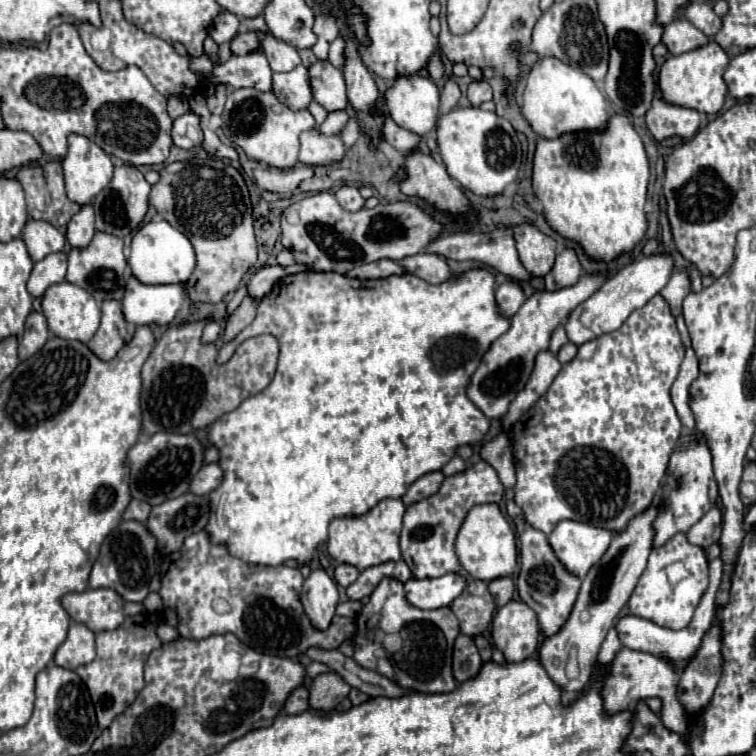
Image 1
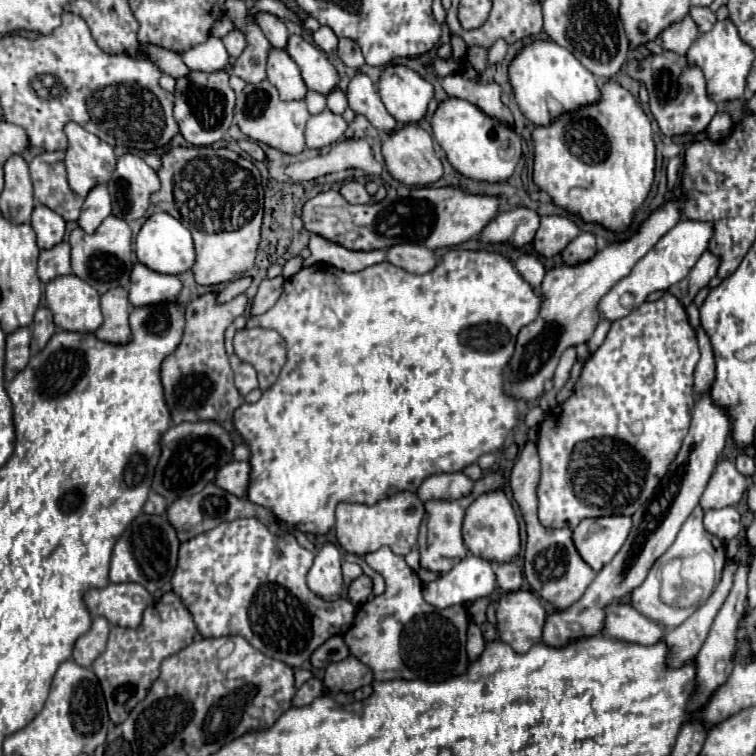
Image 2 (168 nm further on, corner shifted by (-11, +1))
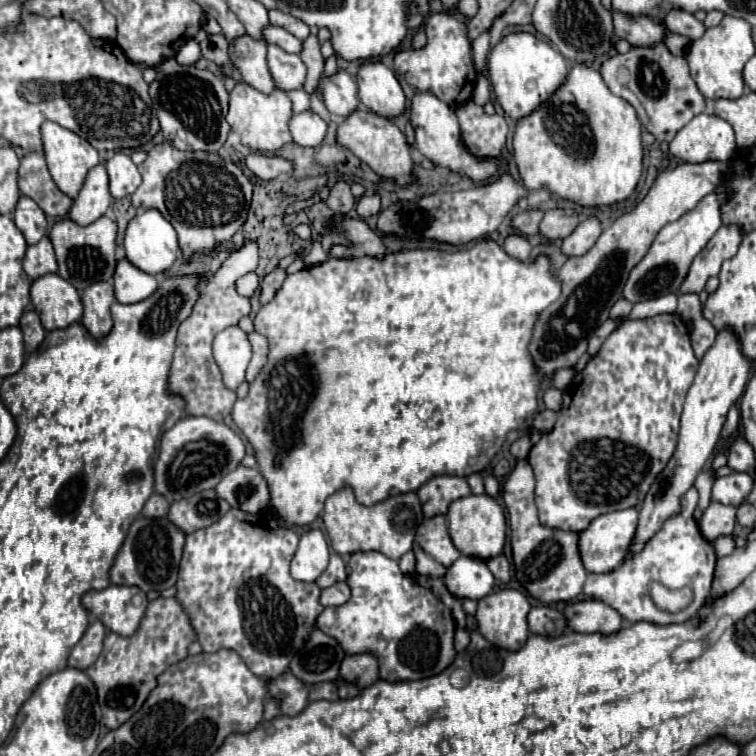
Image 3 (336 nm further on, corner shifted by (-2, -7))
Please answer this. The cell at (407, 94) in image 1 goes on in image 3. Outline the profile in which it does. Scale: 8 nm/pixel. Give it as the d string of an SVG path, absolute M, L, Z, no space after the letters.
M364 62L356 80L360 102L374 114L396 118L406 110L406 96L400 82L382 62Z

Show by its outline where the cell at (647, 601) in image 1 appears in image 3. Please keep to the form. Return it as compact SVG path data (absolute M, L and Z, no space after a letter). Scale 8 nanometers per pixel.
M690 488L690 492L682 498L682 512L678 516L666 520L662 530L646 544L646 548L640 554L626 560L614 572L588 574L588 580L584 584L584 594L610 604L630 624L650 622L650 624L658 624L658 626L668 626L668 624L682 624L682 622L690 620L698 612L700 606L694 608L694 604L690 604L686 610L682 610L678 614L662 612L654 606L654 602L650 598L650 584L654 582L654 576L660 576L662 572L688 572L688 576L696 576L704 570L704 576L714 576L716 552L714 552L714 546L698 530L698 524L694 520L696 506L698 506L698 490Z

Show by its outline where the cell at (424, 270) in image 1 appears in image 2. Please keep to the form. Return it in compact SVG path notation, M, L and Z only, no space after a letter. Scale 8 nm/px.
M393 244L391 248L385 248L385 254L393 266L413 274L425 274L437 264L433 252L419 244Z

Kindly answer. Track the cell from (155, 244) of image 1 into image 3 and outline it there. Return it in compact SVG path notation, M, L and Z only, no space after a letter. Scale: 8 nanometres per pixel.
M146 210L144 214L138 214L136 218L130 220L126 234L124 234L124 248L126 248L126 258L140 268L146 274L164 274L176 260L178 256L178 238L176 230L172 224L158 212L158 210Z

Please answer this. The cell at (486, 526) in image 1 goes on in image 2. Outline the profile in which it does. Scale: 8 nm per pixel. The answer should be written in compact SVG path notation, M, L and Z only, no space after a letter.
M503 490L485 492L469 504L469 508L465 510L465 520L463 520L463 540L473 556L481 556L487 560L509 562L519 554L521 550L519 524L515 518L515 510Z

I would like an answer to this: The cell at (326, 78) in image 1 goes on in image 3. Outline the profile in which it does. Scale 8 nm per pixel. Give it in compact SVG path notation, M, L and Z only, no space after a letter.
M268 46L268 68L280 90L298 90L306 80L306 64L298 54L288 54L282 48Z

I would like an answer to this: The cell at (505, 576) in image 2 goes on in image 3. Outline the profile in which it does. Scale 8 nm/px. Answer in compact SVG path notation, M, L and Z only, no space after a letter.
M500 554L496 558L490 558L488 560L488 568L490 568L490 572L494 574L496 580L500 580L504 584L510 580L510 564L508 564L508 560L506 560L504 554Z

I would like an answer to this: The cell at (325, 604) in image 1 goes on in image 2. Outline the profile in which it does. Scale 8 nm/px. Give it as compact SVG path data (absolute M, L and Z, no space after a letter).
M325 542L313 560L313 566L307 572L309 588L323 596L325 600L335 600L343 592L341 582L341 552L335 544Z

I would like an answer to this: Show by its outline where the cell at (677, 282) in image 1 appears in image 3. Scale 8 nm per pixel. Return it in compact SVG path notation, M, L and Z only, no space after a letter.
M722 226L704 250L694 258L686 280L680 286L680 294L700 294L710 276L718 276L720 266L726 258L732 258L742 240L742 230L738 226Z

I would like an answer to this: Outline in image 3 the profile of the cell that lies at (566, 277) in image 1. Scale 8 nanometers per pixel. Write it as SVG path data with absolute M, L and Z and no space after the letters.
M586 218L568 238L562 242L564 256L584 256L602 234L602 226L596 218Z

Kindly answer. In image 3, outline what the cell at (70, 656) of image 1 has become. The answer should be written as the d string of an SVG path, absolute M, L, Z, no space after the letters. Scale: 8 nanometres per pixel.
M100 620L92 622L86 630L86 634L82 636L82 640L72 648L70 658L68 658L68 666L78 668L78 670L86 670L90 668L90 664L96 662L96 658L102 652L102 640L106 636L106 628Z

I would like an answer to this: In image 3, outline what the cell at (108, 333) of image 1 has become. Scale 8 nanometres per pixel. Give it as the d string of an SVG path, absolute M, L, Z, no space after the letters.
M108 282L102 284L92 284L86 288L82 296L84 304L84 316L82 324L88 330L92 338L104 338L112 330L112 316L110 316L110 306L116 302L114 296L114 286Z

